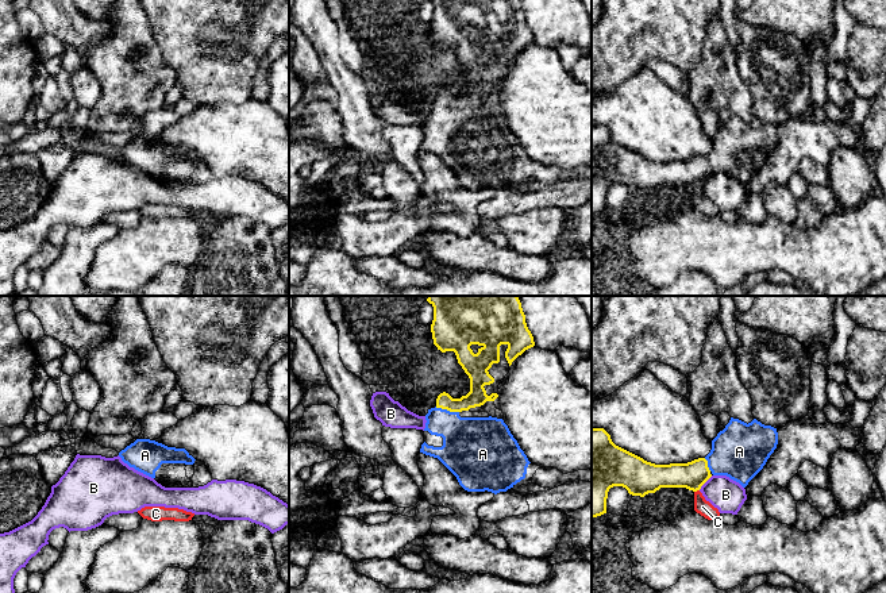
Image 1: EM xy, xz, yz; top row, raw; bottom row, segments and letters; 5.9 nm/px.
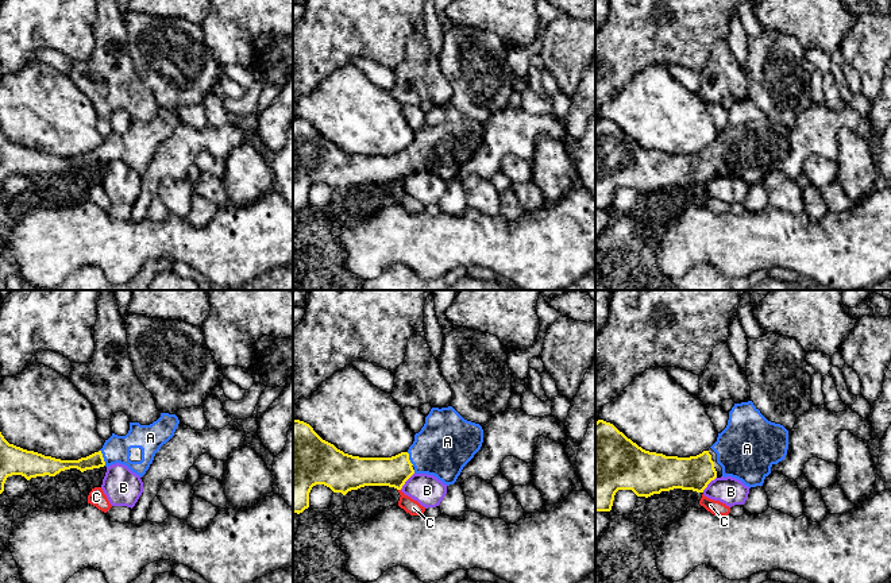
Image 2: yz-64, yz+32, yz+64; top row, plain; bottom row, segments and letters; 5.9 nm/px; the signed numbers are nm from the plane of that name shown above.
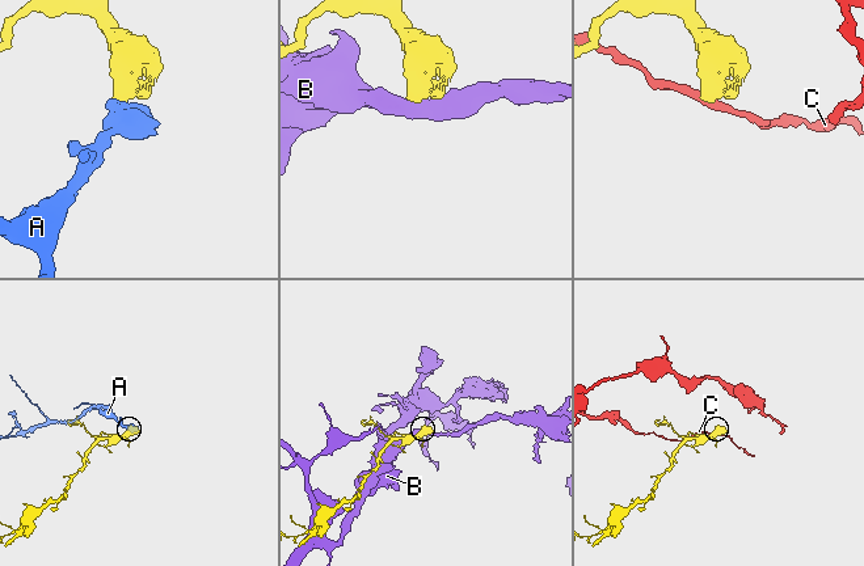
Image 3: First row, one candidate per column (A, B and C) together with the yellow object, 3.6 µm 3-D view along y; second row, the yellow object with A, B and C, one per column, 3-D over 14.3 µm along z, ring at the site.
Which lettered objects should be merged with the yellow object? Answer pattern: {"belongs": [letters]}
{"belongs": ["A"]}

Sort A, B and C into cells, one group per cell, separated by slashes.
A / B / C

